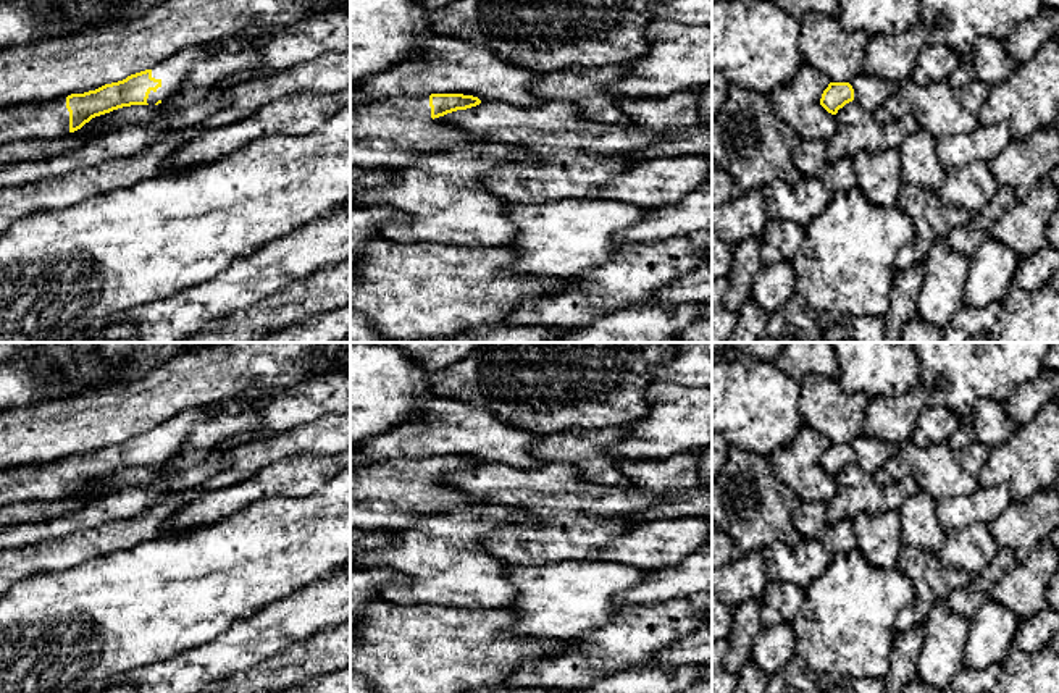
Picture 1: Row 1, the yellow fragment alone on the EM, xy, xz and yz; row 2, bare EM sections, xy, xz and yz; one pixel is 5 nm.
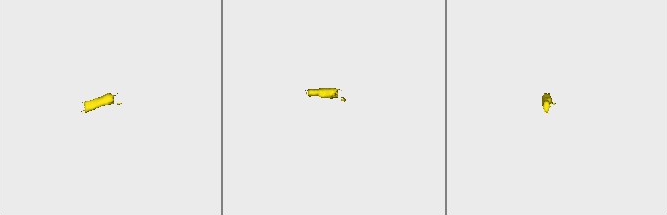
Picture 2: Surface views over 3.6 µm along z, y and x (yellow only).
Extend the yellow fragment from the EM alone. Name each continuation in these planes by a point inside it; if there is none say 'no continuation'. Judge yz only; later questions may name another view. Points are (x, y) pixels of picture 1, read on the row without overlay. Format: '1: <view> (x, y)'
1: yz (870, 454)

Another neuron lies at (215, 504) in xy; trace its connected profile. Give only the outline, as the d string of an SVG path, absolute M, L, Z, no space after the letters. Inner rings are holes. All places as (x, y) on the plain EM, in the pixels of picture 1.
M350 449L336 454L307 452L283 459L250 480L208 489L202 498L170 515L165 525L171 530L192 530L232 515L262 498L307 496L349 465Z

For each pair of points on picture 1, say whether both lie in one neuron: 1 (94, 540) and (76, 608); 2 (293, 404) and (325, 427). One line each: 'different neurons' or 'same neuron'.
1: different neurons
2: different neurons

